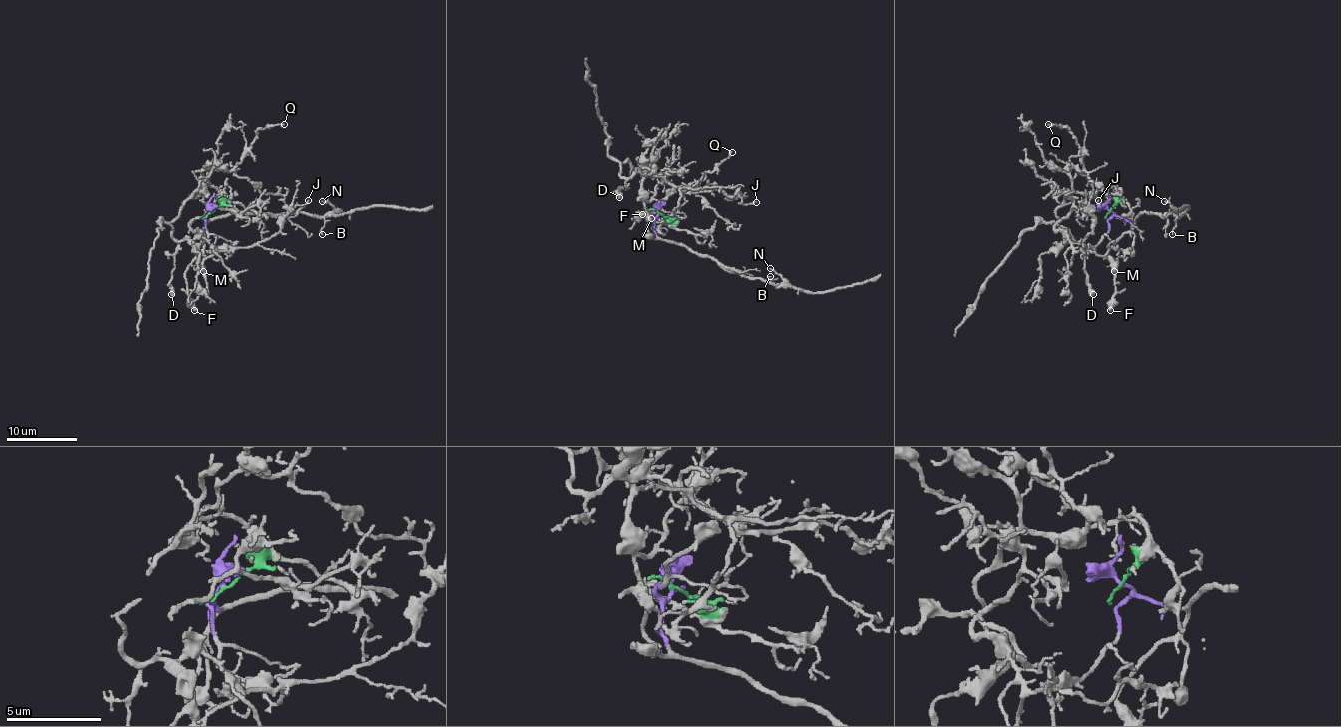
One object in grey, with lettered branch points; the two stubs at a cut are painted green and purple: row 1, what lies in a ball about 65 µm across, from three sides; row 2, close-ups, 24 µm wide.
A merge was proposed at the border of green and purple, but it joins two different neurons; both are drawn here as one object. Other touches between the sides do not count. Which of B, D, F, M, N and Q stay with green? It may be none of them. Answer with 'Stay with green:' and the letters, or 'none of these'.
Stay with green: D, Q

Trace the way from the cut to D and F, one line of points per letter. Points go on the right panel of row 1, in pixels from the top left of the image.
D: (1109, 212), (1120, 192), (1114, 185), (1070, 192), (1056, 210), (1058, 224), (1083, 244), (1093, 295)
F: (1109, 212), (1134, 222), (1109, 251), (1114, 272), (1114, 297), (1109, 311)

